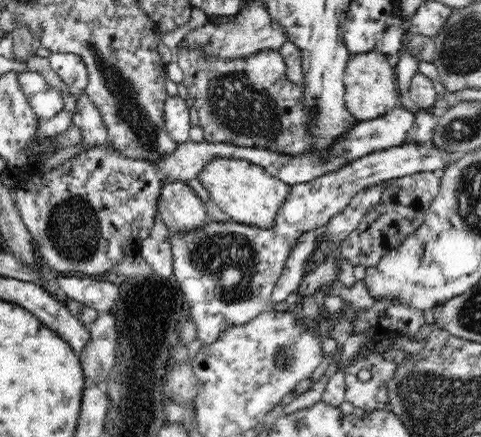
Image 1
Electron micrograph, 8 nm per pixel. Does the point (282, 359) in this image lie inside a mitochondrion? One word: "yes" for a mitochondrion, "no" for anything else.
yes

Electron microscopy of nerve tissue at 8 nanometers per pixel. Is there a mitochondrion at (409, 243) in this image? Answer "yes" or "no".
no

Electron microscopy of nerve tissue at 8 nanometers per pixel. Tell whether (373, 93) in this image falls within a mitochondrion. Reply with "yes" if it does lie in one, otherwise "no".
no

